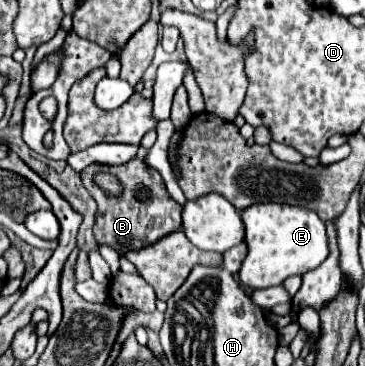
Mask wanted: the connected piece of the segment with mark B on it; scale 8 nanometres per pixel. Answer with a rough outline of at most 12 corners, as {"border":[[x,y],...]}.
{"border":[[145,161],[89,165],[123,183],[123,195],[91,191],[97,245],[149,247],[181,227],[183,205]]}

